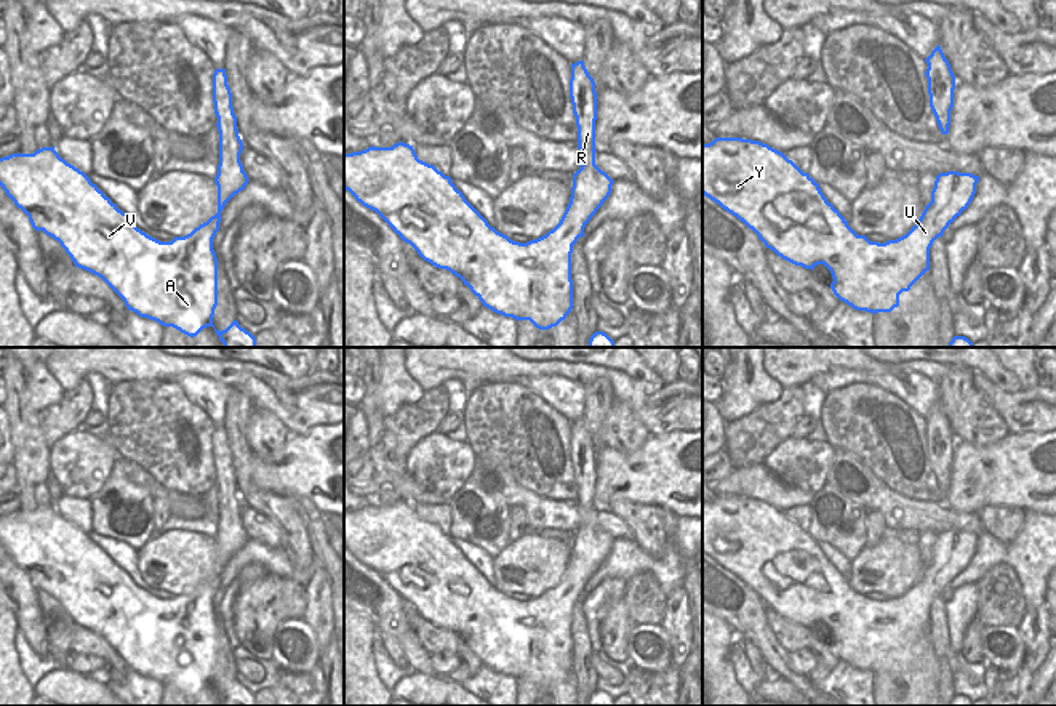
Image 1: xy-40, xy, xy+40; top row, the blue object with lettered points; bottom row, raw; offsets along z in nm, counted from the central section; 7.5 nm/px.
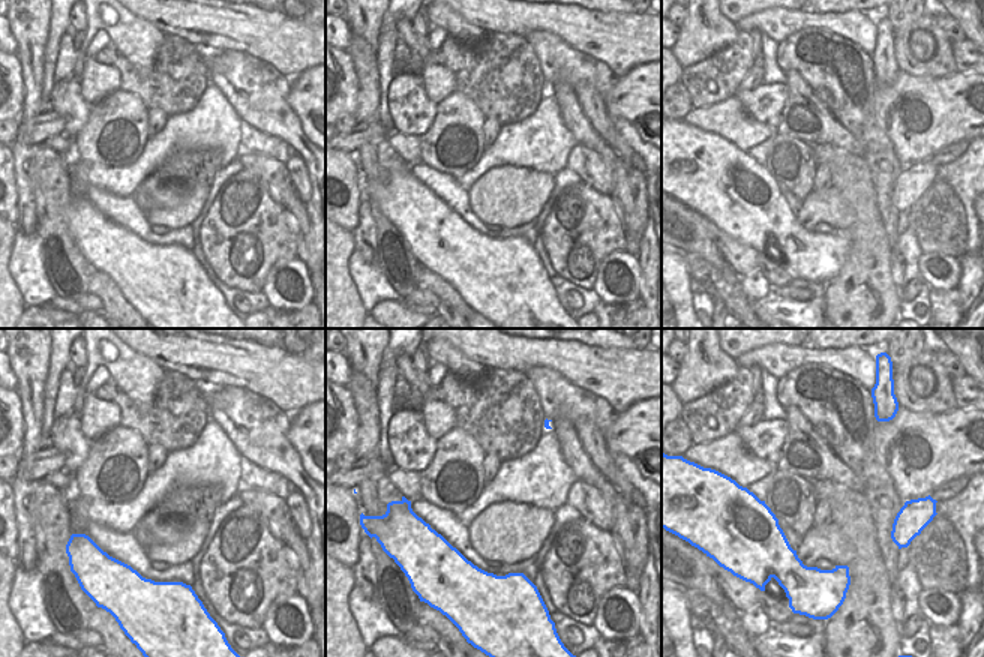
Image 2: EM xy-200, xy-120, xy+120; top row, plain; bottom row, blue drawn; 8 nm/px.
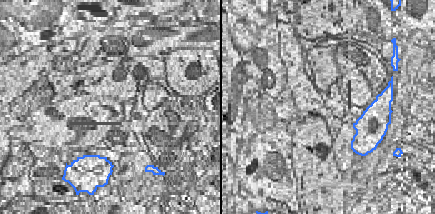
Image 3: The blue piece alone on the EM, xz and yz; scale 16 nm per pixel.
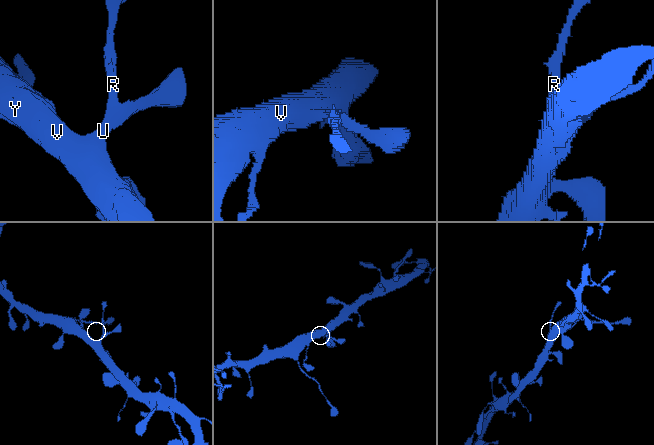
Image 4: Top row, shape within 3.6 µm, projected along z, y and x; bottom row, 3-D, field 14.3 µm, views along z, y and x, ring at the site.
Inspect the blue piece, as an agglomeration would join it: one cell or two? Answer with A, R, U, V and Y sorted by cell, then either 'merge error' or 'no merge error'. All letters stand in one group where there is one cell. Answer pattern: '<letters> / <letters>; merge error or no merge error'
A R U V Y; no merge error

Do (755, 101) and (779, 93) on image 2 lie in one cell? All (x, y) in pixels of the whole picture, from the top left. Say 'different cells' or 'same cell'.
same cell

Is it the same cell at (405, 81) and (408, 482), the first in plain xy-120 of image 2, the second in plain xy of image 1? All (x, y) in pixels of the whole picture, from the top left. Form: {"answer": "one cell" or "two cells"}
{"answer": "two cells"}

